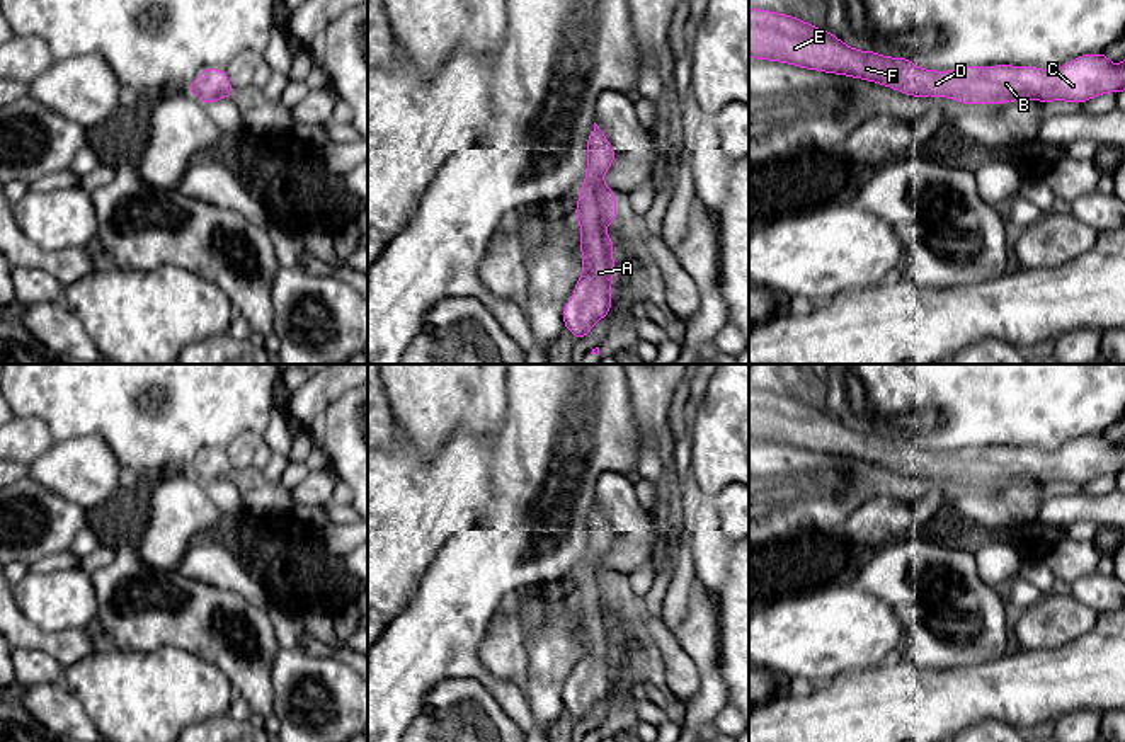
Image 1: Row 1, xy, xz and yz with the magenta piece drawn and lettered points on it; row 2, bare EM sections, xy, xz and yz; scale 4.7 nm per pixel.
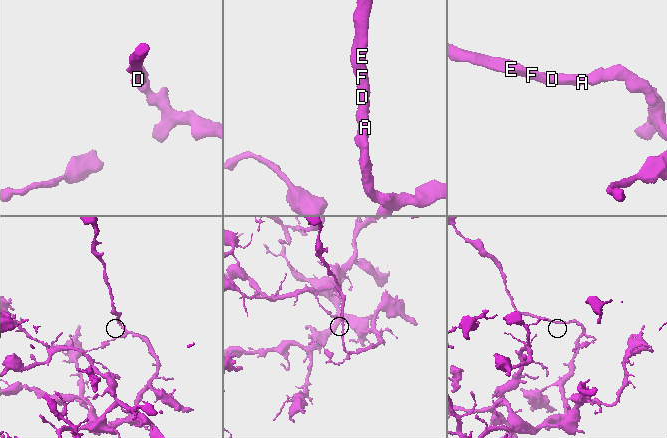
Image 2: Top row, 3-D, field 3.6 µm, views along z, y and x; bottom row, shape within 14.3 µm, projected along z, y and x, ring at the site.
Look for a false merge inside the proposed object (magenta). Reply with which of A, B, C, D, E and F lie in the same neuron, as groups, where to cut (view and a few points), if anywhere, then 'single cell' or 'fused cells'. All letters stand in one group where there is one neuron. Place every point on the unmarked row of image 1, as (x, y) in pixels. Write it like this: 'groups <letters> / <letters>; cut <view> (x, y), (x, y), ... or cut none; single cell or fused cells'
groups A B C D E F; cut none; single cell

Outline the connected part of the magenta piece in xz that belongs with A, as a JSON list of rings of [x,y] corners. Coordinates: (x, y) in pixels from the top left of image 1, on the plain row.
[[[594,504],[587,522],[585,563],[577,575],[577,602],[582,609],[582,659],[574,669],[574,681],[563,688],[563,706],[575,720],[584,720],[592,706],[608,698],[614,655],[613,623],[604,608],[616,601],[616,577],[602,563],[616,534]]]

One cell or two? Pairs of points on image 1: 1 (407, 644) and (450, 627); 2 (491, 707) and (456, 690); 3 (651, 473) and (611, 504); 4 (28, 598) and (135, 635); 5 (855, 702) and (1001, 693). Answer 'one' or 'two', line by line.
1: one
2: one
3: two
4: two
5: one

